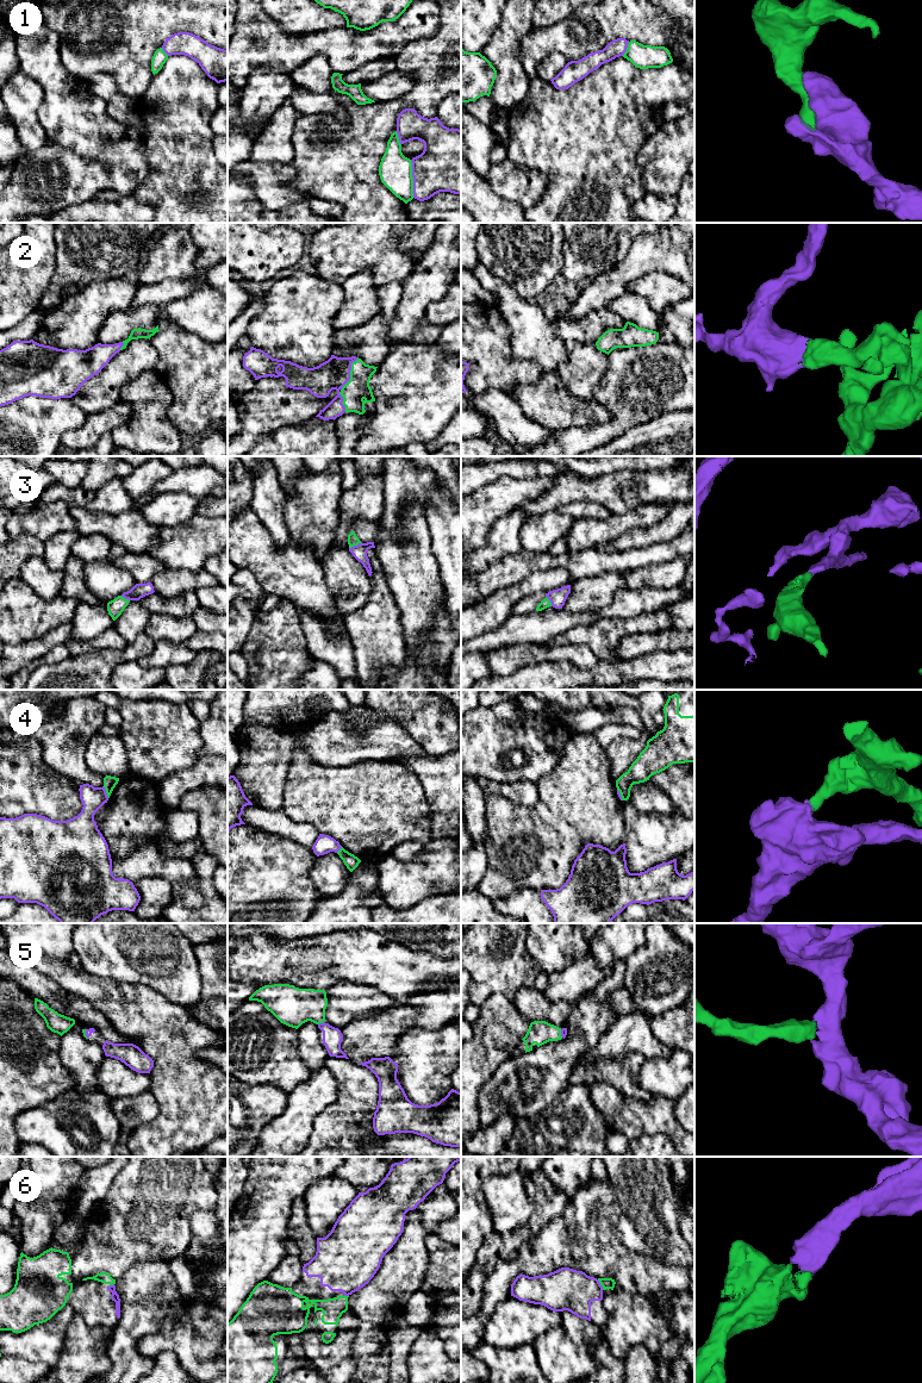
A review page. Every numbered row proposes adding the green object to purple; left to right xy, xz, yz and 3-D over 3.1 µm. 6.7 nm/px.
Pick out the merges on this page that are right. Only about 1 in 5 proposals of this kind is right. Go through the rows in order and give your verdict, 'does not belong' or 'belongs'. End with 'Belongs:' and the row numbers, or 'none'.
1: does not belong
2: belongs
3: belongs
4: does not belong
5: belongs
6: belongs
Belongs: 2, 3, 5, 6

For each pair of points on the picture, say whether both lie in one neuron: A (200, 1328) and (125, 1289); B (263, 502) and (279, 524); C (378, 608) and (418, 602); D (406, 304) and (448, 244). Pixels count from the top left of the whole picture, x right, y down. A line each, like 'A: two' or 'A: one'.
A: two
B: one
C: two
D: one

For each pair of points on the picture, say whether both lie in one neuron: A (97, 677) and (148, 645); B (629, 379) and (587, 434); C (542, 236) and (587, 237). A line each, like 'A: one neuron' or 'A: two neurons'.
A: one neuron
B: one neuron
C: two neurons

